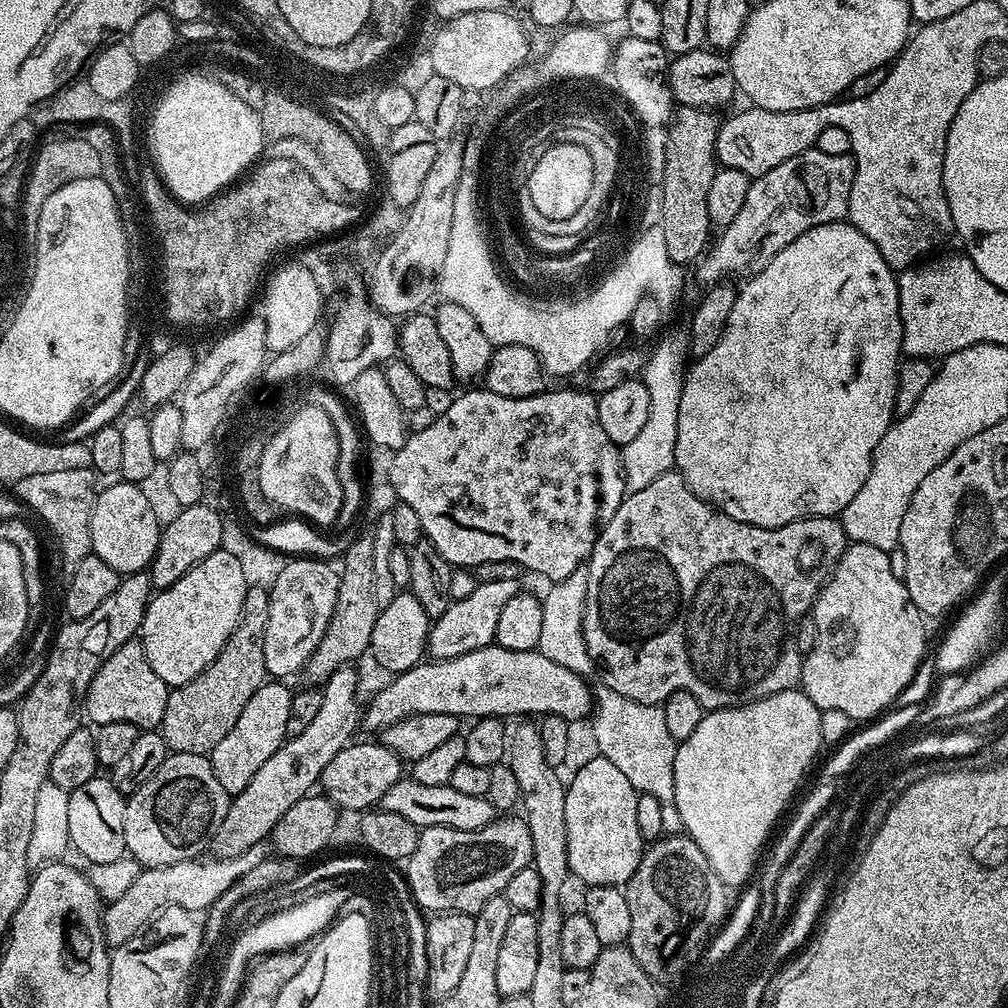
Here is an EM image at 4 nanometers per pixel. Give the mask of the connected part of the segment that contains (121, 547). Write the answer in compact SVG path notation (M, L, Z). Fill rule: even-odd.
M119 483L99 489L90 518L92 552L98 558L102 558L102 562L106 562L106 566L110 566L115 572L142 572L151 565L158 550L162 520L156 517L156 512L152 509L152 504L141 485Z

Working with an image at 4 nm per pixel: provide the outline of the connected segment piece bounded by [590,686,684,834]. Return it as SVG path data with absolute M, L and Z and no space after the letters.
M600 686L600 689L597 687L594 692L594 715L590 721L597 738L599 755L610 758L610 762L614 762L614 766L618 766L618 770L622 770L622 774L626 774L630 786L634 786L637 793L645 792L658 798L658 802L662 806L662 826L665 833L683 833L684 823L674 798L674 758L678 741L670 738L670 733L666 730L666 714L663 707L654 704L639 704L618 694L613 688Z

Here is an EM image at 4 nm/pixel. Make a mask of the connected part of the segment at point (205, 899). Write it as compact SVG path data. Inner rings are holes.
M262 843L250 846L250 850L237 856L208 855L195 860L174 862L170 866L141 870L138 878L134 878L132 885L123 892L122 898L111 901L103 909L104 942L109 949L114 950L130 942L130 938L139 934L162 910L181 908L198 914L209 909L220 895L229 890L238 878L241 878L242 874L247 874L249 870L254 869L254 866L268 859L270 848L267 843Z

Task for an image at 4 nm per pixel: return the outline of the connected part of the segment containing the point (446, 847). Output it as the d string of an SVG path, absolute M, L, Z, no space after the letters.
M508 814L485 828L463 832L434 826L421 831L414 854L406 861L408 888L425 913L461 912L473 915L490 898L503 893L506 882L532 862L530 830L523 819Z

